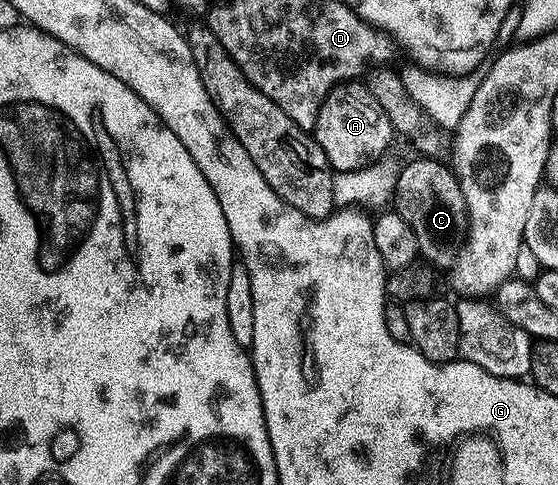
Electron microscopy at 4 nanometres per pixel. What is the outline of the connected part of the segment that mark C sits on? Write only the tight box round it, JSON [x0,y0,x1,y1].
[393,156,468,271]

